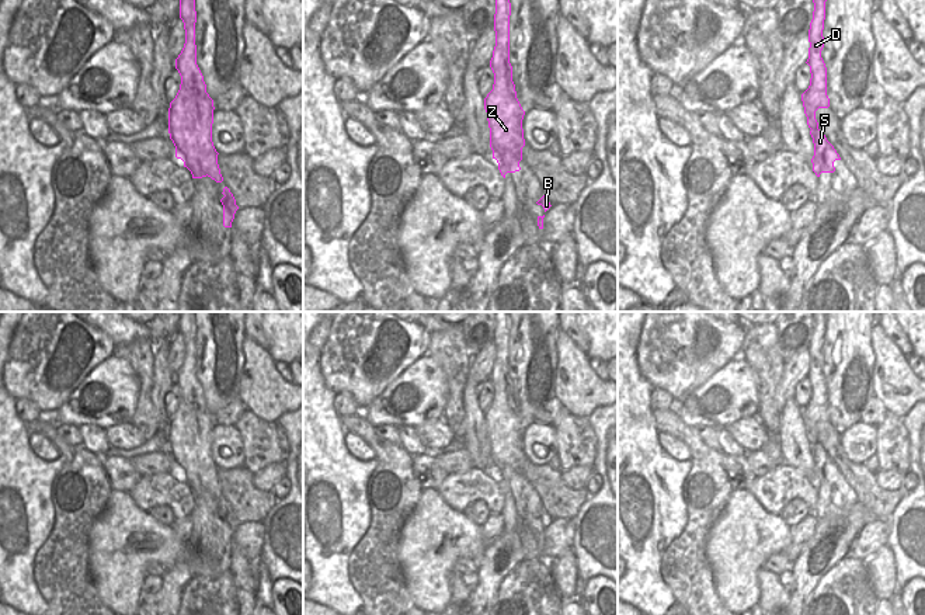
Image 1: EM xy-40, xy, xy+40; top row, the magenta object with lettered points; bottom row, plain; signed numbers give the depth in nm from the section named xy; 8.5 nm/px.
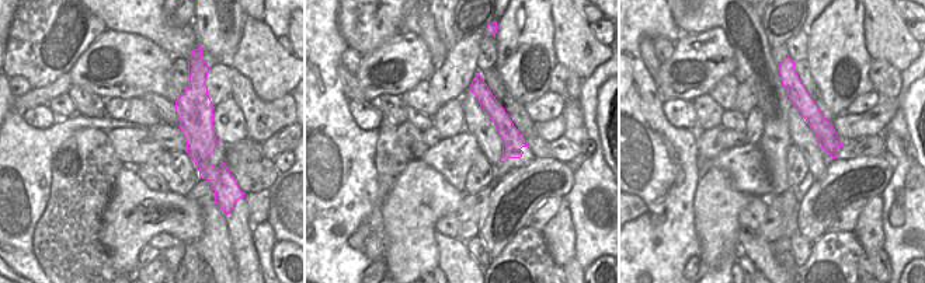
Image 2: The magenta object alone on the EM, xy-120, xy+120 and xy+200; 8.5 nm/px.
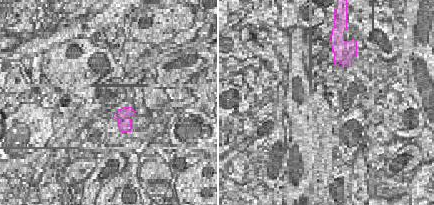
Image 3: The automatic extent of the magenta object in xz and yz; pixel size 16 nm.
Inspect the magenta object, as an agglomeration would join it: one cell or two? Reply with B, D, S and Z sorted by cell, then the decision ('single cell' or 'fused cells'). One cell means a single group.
B D Z / S; fused cells

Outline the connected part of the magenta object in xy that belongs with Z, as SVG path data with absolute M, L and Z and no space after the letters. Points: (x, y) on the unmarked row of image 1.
M495 312L495 361L490 375L494 399L484 413L490 442L490 462L495 475L501 475L505 466L522 470L522 462L525 461L522 444L525 425L517 413L510 378L510 330L510 312Z

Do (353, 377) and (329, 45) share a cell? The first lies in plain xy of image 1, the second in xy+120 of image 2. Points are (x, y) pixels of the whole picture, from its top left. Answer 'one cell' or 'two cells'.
two cells

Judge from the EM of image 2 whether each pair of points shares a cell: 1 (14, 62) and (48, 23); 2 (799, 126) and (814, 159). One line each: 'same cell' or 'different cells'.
1: same cell
2: same cell

